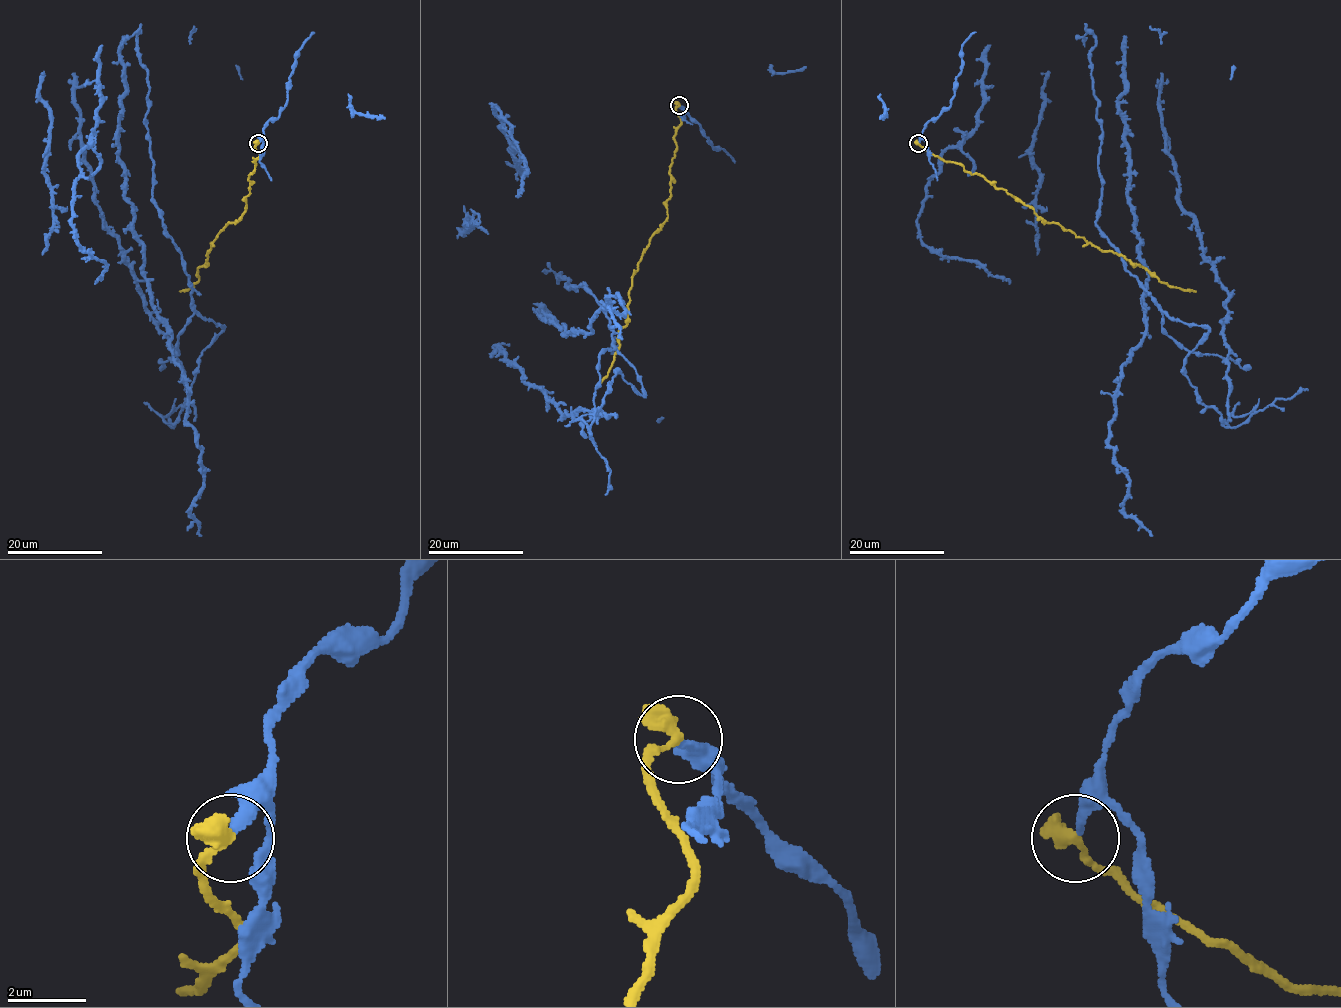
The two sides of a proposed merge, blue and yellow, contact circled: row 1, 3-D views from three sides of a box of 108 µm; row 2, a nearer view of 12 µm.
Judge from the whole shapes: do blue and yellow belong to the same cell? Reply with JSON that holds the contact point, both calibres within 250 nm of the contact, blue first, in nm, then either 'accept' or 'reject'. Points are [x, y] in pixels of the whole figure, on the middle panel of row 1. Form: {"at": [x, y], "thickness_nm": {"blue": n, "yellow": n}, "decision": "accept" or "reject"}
{"at": [679, 105], "thickness_nm": {"blue": 280, "yellow": 440}, "decision": "reject"}

